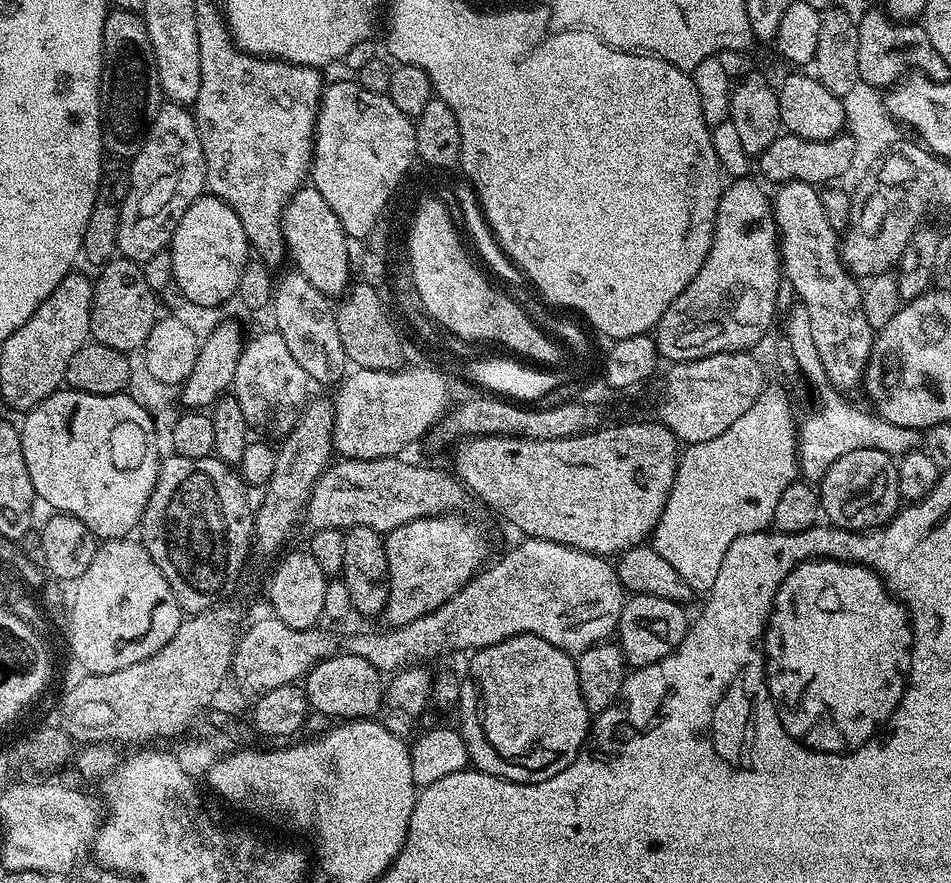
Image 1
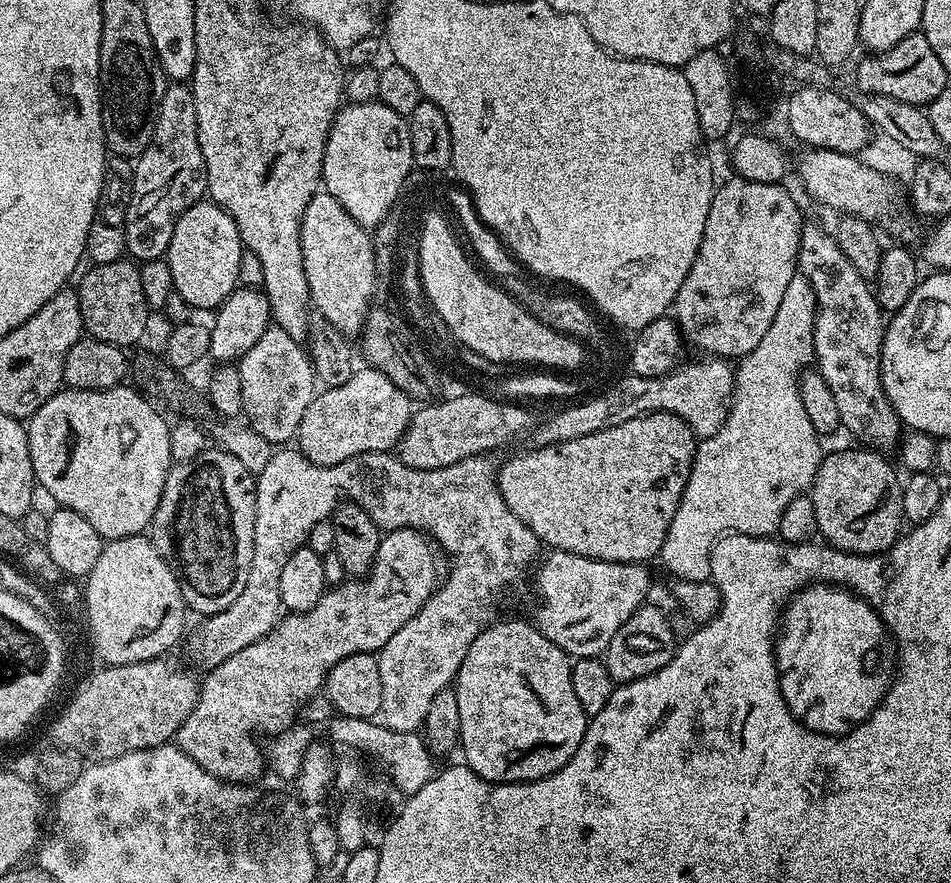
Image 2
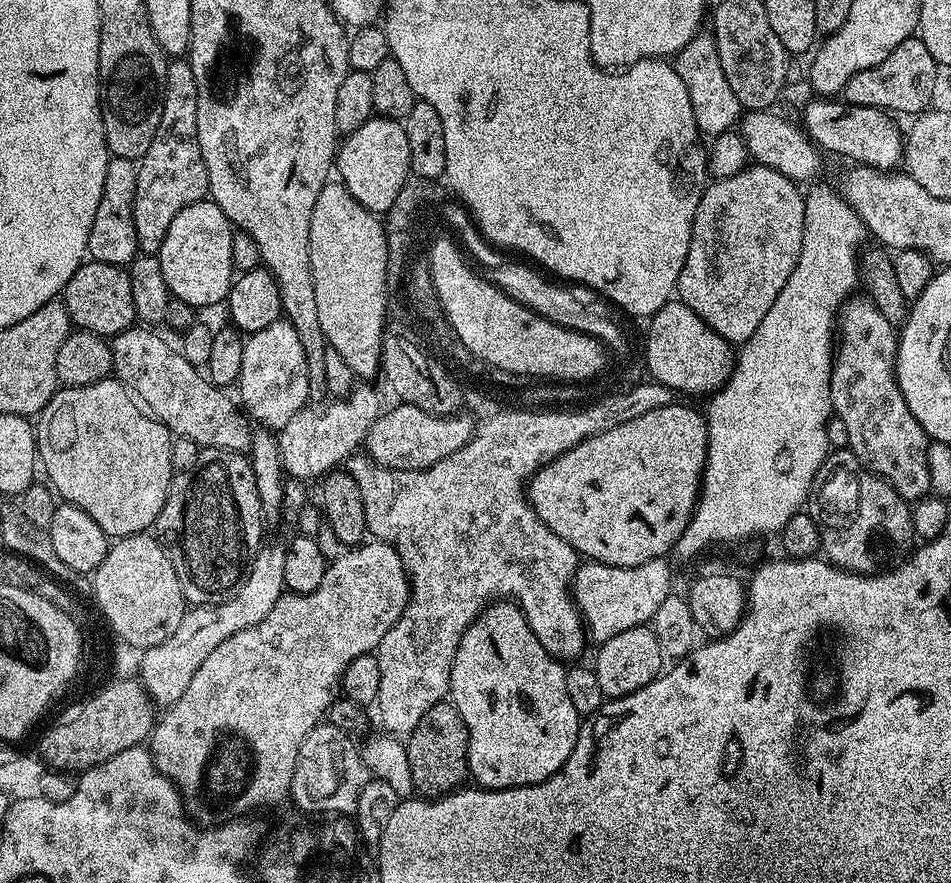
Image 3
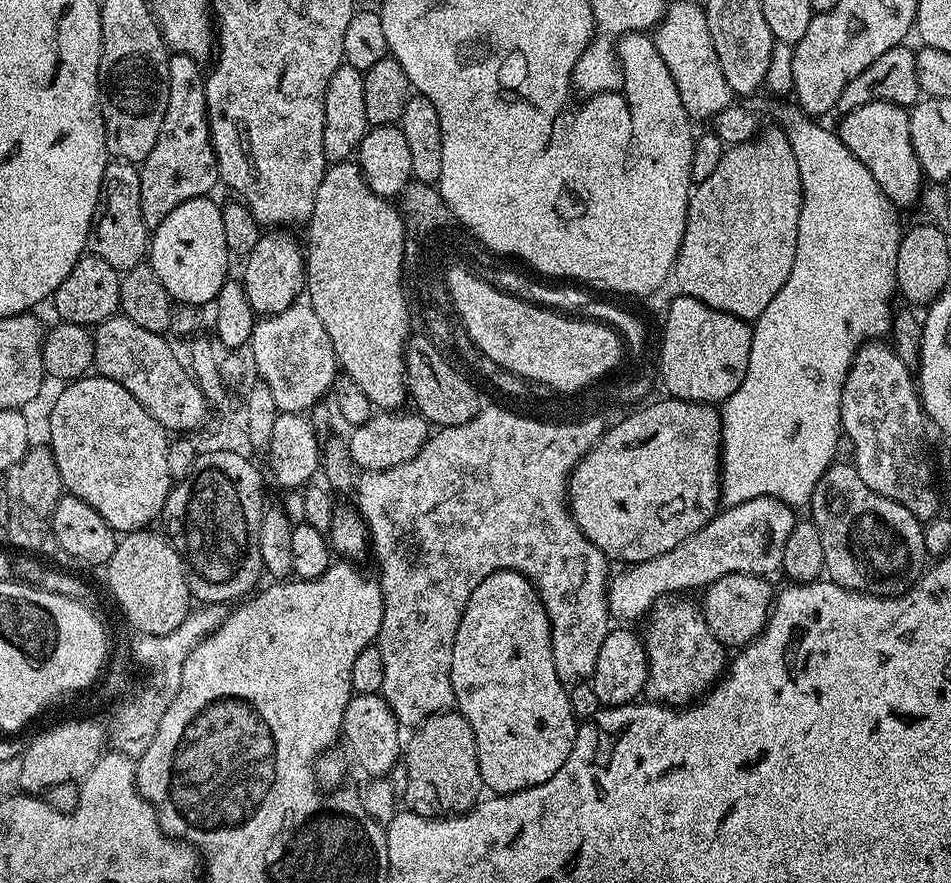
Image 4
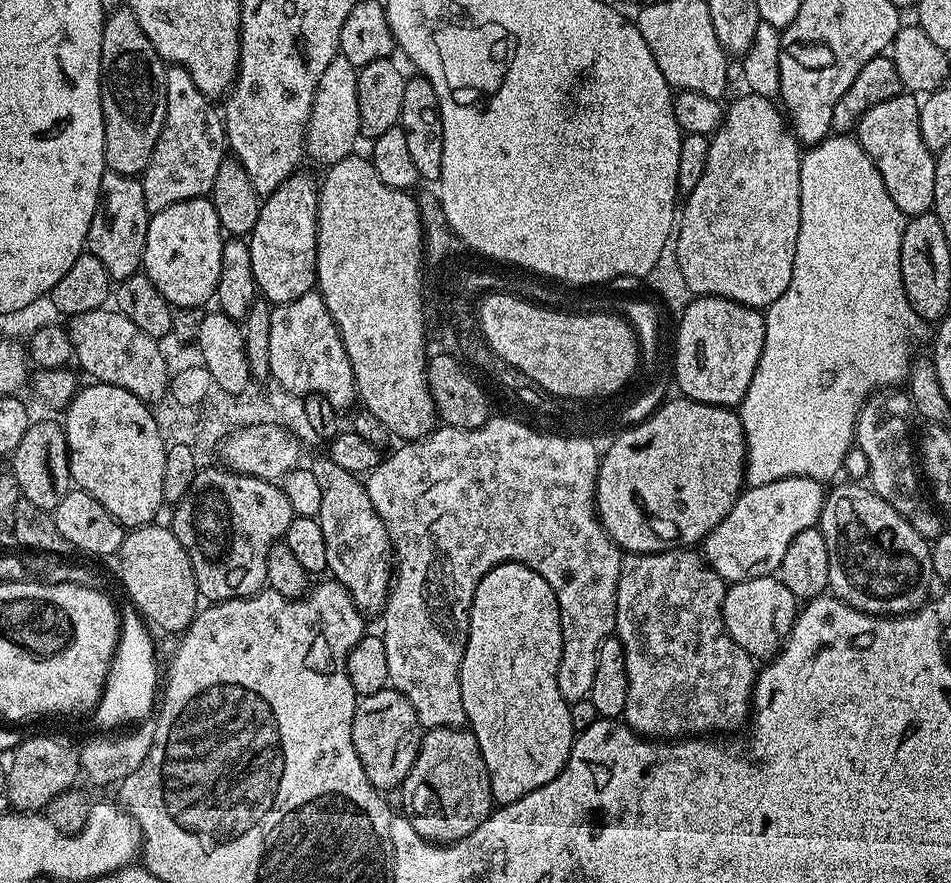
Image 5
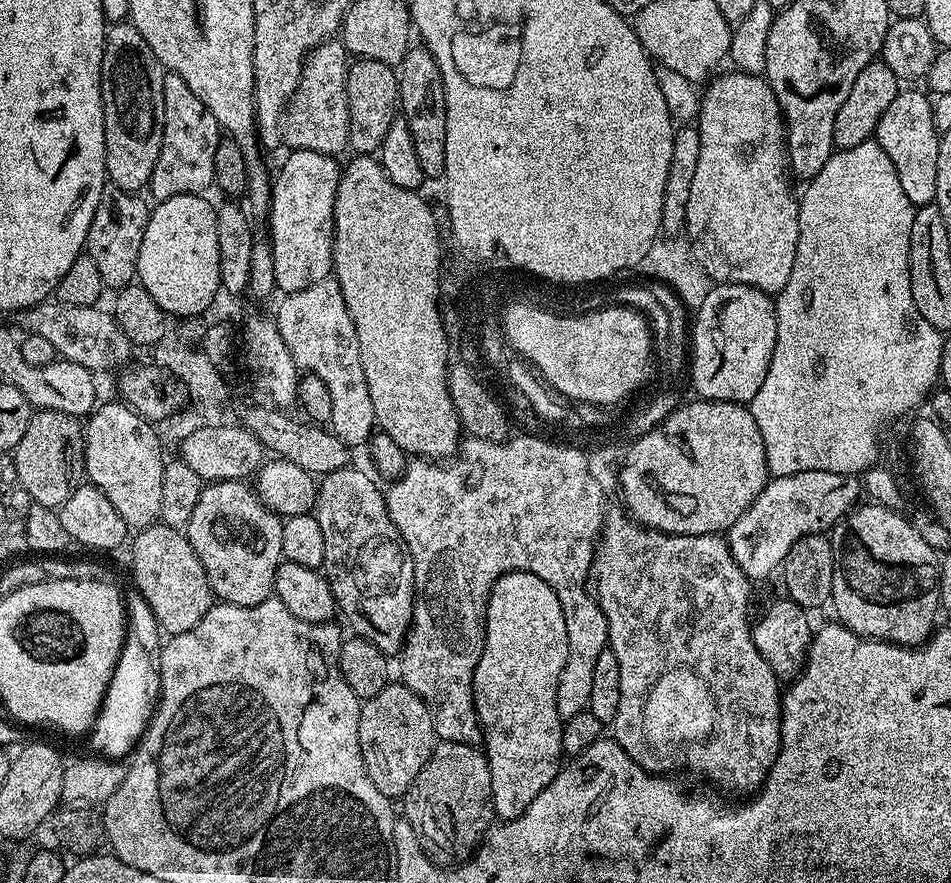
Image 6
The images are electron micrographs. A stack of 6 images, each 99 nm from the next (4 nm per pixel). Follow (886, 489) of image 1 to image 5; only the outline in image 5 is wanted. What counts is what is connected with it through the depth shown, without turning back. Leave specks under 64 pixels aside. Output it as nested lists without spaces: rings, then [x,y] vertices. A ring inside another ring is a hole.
[[[863,483],[835,484],[827,489],[818,525],[822,538],[826,538],[830,558],[828,586],[831,595],[871,616],[906,616],[916,611],[929,599],[928,583],[934,580],[929,541],[923,540],[918,530],[914,530],[914,526],[910,526],[890,502],[878,498],[878,494]]]

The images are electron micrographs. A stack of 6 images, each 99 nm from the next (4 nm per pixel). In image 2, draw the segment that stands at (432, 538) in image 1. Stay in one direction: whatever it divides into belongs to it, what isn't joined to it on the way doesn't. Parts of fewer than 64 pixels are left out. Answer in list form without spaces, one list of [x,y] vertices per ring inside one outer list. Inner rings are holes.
[[[416,528],[385,531],[367,576],[348,578],[329,587],[313,608],[285,615],[261,640],[246,646],[246,650],[238,650],[238,654],[226,658],[226,662],[205,675],[208,677],[203,677],[198,702],[194,710],[190,710],[190,718],[186,718],[176,731],[175,743],[194,758],[202,770],[214,774],[219,780],[243,786],[256,782],[266,772],[265,753],[261,741],[256,741],[256,735],[259,732],[275,734],[291,727],[302,705],[323,689],[330,670],[334,670],[342,658],[350,658],[350,654],[359,652],[379,653],[380,648],[386,646],[386,642],[390,642],[390,638],[394,638],[394,634],[398,634],[398,630],[402,630],[402,626],[406,626],[406,622],[410,622],[410,618],[414,618],[414,614],[418,614],[435,594],[442,580],[440,560],[442,556],[437,545]]]

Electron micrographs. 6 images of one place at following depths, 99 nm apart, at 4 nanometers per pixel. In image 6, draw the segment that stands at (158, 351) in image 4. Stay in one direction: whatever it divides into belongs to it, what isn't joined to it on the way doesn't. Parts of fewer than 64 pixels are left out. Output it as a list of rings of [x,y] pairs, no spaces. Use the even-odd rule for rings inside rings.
[[[49,298],[42,304],[36,304],[33,308],[24,309],[23,312],[19,313],[18,320],[25,328],[23,331],[27,335],[46,338],[46,342],[50,342],[50,346],[54,346],[57,357],[70,362],[78,362],[78,366],[86,366],[93,374],[101,374],[100,372],[108,372],[111,368],[117,367],[116,369],[119,369],[121,366],[127,365],[131,361],[128,359],[134,352],[134,345],[126,338],[126,334],[122,334],[115,316],[112,315],[111,311],[104,309],[103,312],[102,309],[103,307],[100,306],[70,306]]]

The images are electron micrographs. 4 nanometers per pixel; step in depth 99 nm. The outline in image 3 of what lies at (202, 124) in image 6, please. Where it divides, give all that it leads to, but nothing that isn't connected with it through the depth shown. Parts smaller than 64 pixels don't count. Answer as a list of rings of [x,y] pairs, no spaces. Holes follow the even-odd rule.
[[[169,59],[166,66],[166,90],[164,91],[164,101],[162,102],[162,118],[158,122],[158,130],[154,134],[154,142],[150,142],[150,150],[136,164],[136,193],[134,194],[134,234],[138,234],[138,246],[140,252],[144,254],[159,253],[162,242],[166,238],[166,230],[170,230],[170,222],[174,222],[174,217],[178,215],[178,210],[186,210],[194,202],[205,199],[208,196],[208,175],[206,174],[206,162],[202,162],[202,150],[198,146],[198,82],[194,79],[194,70],[187,59]]]

